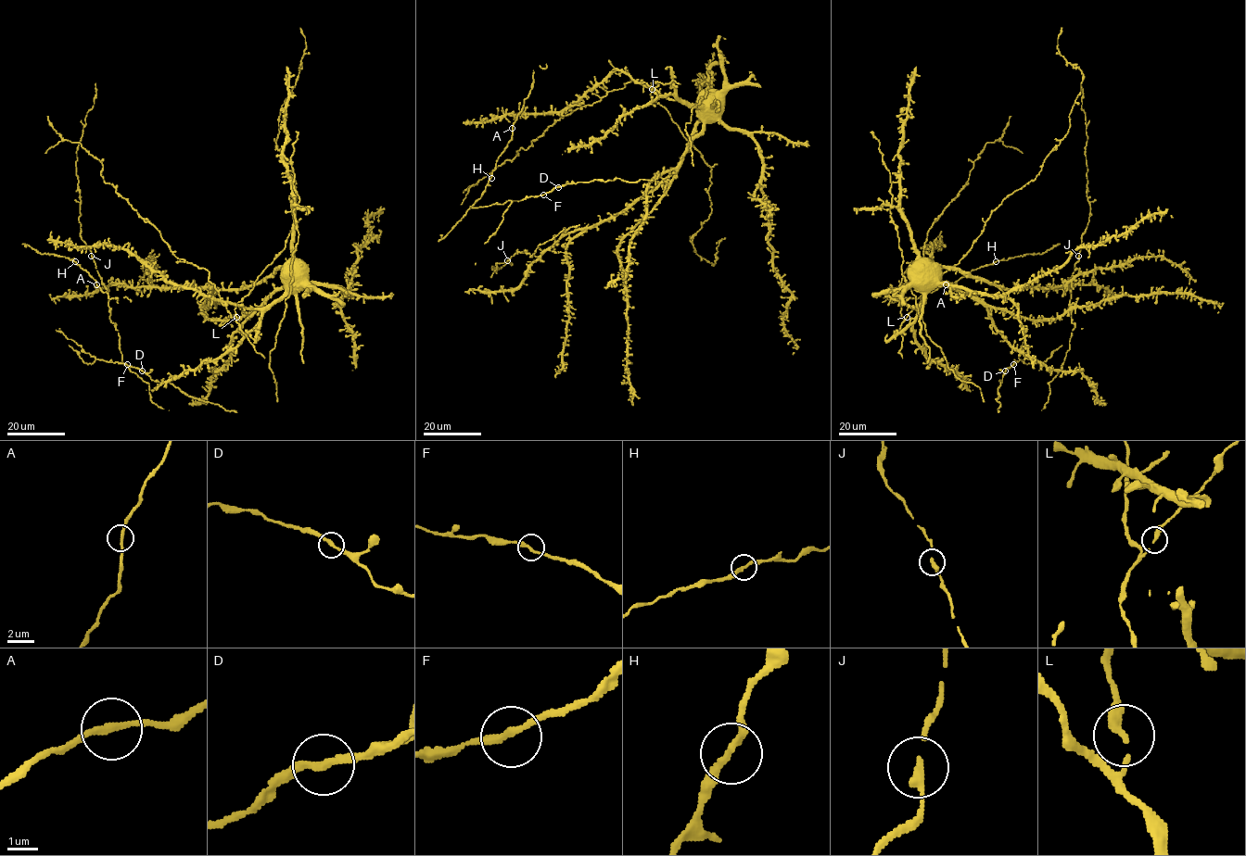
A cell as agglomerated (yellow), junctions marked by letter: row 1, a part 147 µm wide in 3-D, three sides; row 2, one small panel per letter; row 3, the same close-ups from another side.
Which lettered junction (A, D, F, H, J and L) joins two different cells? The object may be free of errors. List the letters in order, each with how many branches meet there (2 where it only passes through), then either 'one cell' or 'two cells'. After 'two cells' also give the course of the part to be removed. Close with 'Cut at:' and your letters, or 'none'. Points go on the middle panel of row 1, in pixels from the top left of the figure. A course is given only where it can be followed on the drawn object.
A: branches 2; one cell
D: branches 2; one cell
F: branches 2; one cell
H: branches 2; one cell
J: branches 2; one cell
L: branches 2; one cell
Cut at: none

